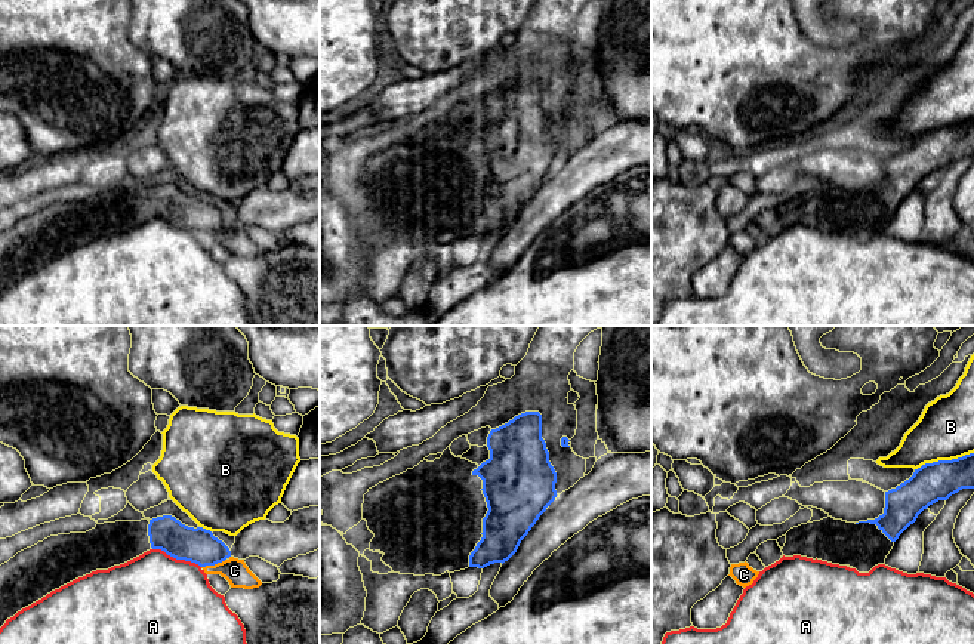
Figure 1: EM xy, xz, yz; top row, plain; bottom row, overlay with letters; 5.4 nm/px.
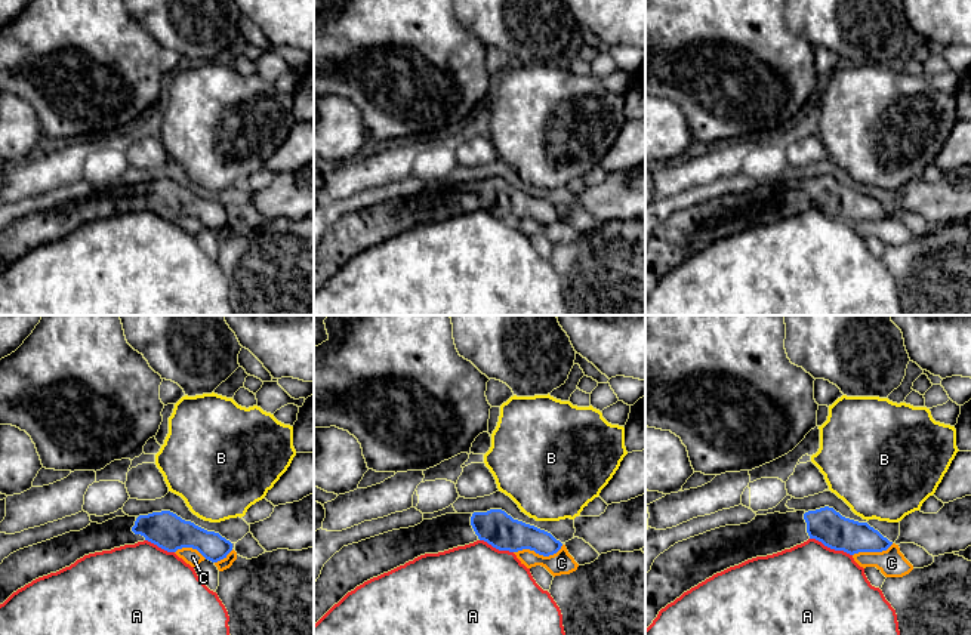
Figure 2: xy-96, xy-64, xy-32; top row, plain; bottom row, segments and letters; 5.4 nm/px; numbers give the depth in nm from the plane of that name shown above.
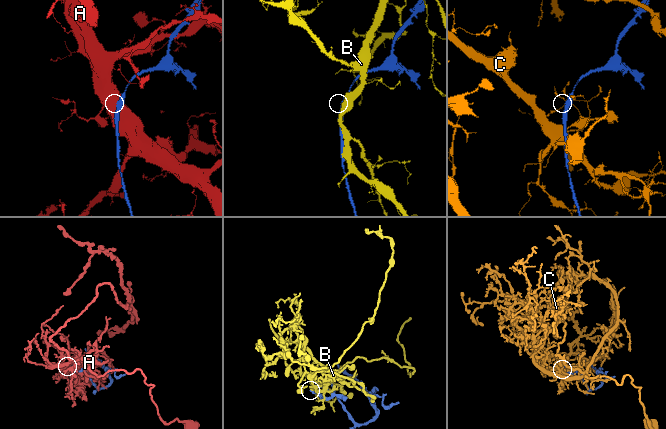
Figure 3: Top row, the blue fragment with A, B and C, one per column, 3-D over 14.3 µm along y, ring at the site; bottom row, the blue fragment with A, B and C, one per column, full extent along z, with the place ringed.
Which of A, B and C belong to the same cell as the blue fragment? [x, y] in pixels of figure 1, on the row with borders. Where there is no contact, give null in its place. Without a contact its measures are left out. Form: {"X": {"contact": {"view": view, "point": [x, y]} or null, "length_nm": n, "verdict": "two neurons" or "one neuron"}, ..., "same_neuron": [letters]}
{"A": {"contact": {"view": "xy", "point": [176, 558]}, "length_nm": 280, "verdict": "two neurons"}, "B": {"contact": {"view": "yz", "point": [943, 461]}, "length_nm": 340, "verdict": "two neurons"}, "C": {"contact": {"view": "xy", "point": [213, 564]}, "length_nm": 140, "verdict": "two neurons"}, "same_neuron": []}

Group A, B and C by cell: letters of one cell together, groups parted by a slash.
A / B / C

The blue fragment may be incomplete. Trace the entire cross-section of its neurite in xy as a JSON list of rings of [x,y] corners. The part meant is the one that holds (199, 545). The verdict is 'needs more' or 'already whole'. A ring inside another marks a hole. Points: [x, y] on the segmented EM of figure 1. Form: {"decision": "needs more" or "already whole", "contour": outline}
{"decision": "needs more", "contour": [[[172,515],[104,523],[86,533],[50,536],[0,566],[0,628],[52,591],[150,549],[161,549],[200,567],[231,557],[229,548],[210,530],[188,527]]]}

